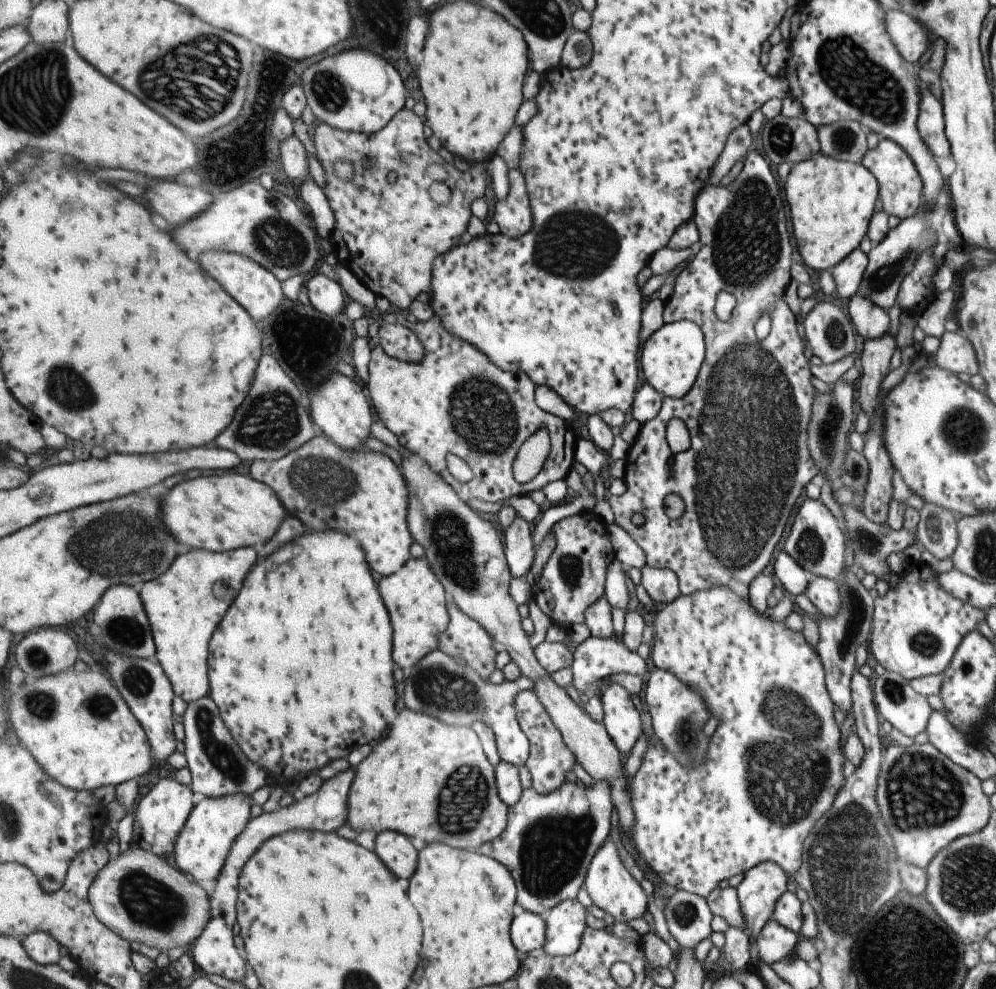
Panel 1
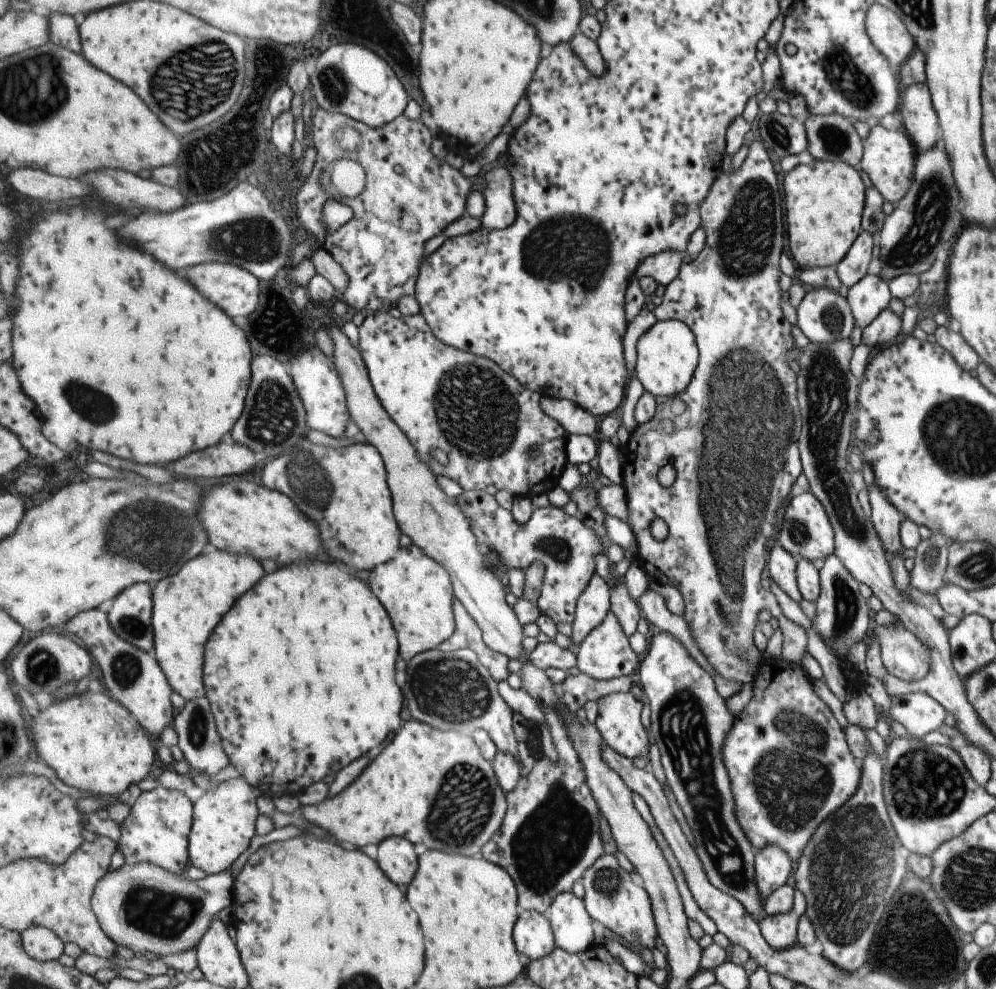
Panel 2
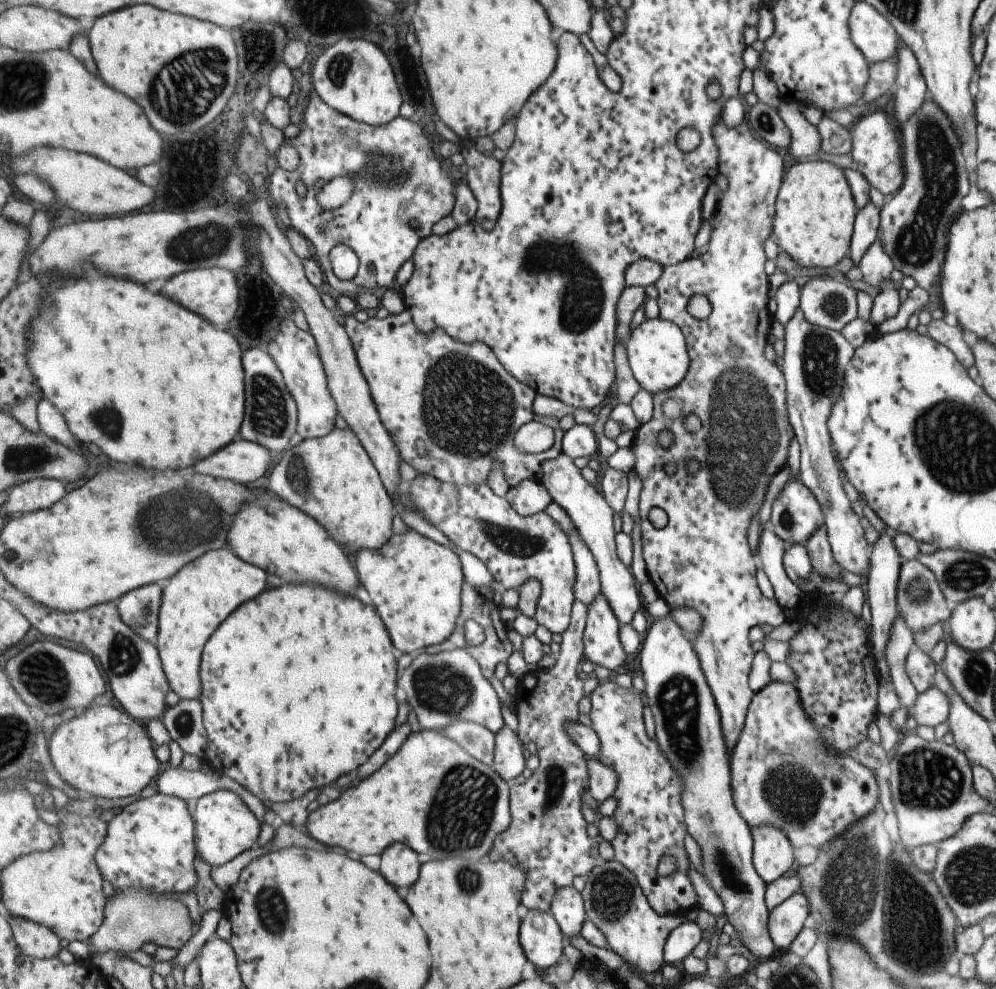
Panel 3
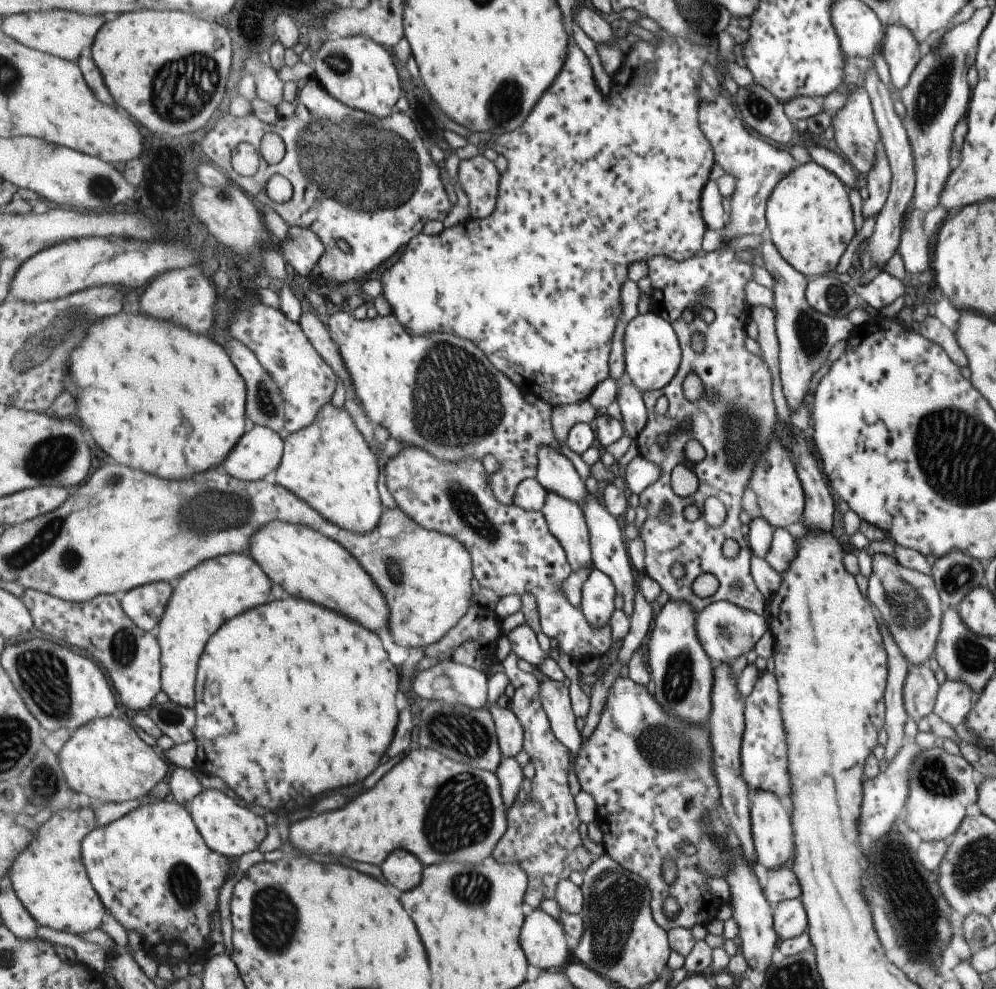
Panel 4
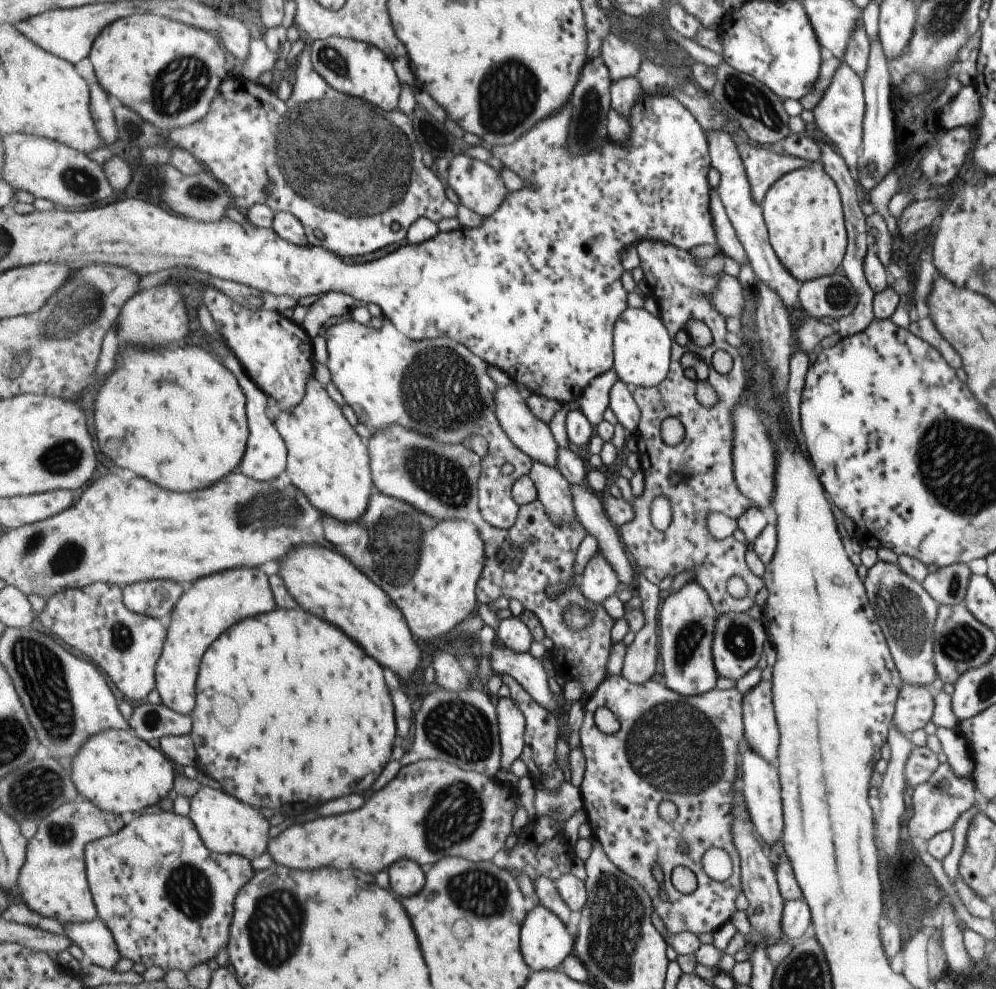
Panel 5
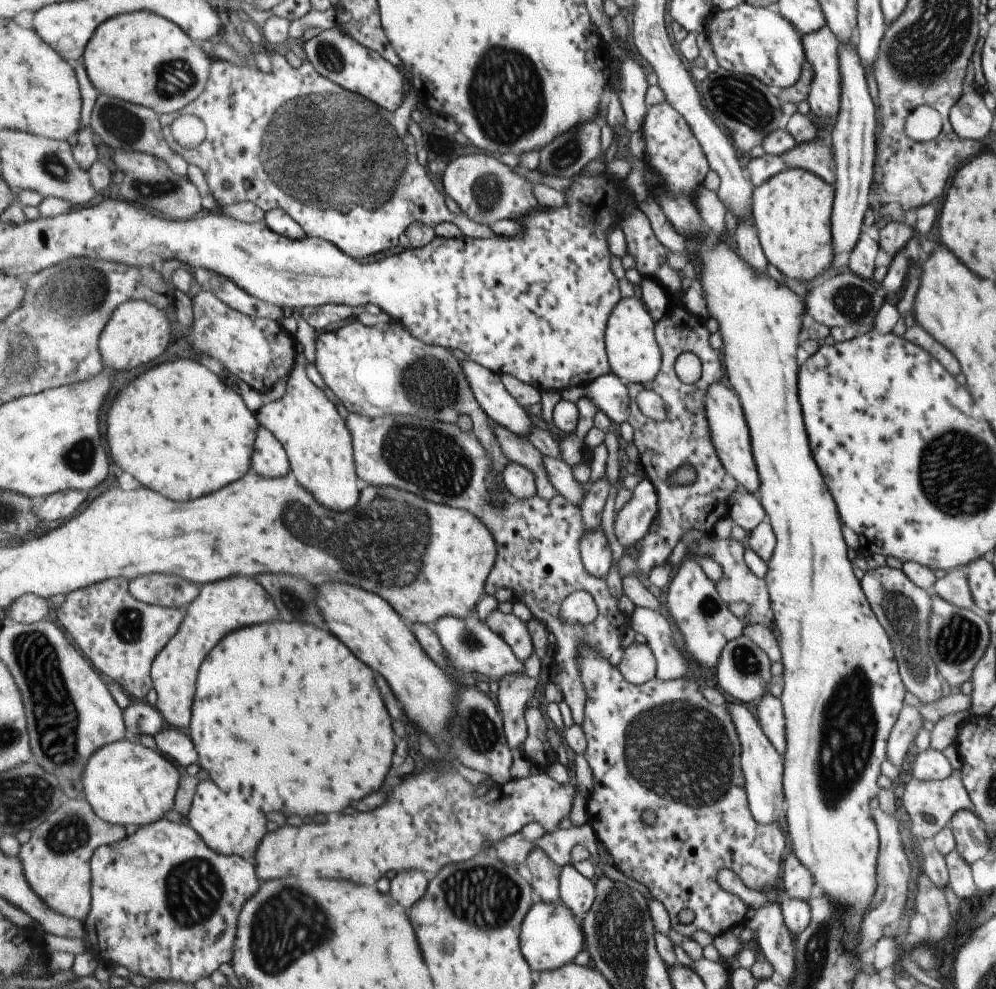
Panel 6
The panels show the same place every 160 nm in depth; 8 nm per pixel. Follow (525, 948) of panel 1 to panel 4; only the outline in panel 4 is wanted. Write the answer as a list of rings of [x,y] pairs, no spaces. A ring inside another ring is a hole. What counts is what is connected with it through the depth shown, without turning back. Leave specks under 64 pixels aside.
[[[535,909],[529,913],[520,941],[530,964],[541,971],[563,969],[574,955],[567,946],[565,932],[564,925],[547,912]]]

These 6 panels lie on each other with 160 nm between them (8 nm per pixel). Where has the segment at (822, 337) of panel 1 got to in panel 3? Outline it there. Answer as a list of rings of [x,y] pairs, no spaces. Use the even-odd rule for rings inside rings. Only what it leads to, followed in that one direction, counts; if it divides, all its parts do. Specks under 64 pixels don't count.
[[[828,276],[801,282],[798,307],[812,325],[839,331],[856,318],[856,290]]]

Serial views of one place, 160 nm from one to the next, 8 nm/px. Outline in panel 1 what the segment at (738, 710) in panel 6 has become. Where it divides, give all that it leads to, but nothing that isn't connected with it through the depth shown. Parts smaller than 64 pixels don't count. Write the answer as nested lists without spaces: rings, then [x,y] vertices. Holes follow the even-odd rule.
[[[765,861],[757,863],[755,867],[751,867],[743,876],[744,880],[740,884],[738,897],[741,903],[741,912],[744,918],[744,926],[747,934],[750,935],[747,945],[747,953],[749,954],[750,962],[756,963],[759,958],[756,939],[764,924],[772,918],[773,907],[777,899],[785,892],[785,871],[773,861]]]

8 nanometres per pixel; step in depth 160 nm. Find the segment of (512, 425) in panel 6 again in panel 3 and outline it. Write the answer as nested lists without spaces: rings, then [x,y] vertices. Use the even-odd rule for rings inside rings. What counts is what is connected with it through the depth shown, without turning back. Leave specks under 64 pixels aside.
[[[563,452],[557,458],[546,460],[542,467],[542,482],[551,493],[552,500],[559,503],[571,515],[580,535],[595,555],[602,580],[602,592],[621,624],[629,624],[635,612],[642,611],[646,604],[642,600],[639,584],[631,568],[625,566],[617,556],[617,546],[615,546],[617,532],[615,532],[615,518],[613,518],[615,511],[603,493],[599,494],[595,484],[585,480],[574,458]]]

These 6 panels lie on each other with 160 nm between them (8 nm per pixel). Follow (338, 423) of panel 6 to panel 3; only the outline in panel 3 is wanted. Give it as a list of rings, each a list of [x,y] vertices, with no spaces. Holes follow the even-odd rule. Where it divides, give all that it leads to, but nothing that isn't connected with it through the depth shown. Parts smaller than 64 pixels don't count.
[[[347,426],[324,437],[307,437],[277,457],[269,491],[324,525],[350,554],[359,549],[377,550],[393,536],[396,508],[392,496],[363,441]]]

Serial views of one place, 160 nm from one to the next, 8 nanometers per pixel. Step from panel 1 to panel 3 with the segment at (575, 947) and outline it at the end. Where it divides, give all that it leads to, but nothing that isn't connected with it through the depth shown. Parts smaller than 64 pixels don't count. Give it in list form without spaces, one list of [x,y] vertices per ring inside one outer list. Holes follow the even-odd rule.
[[[562,888],[552,900],[551,912],[560,924],[566,940],[570,940],[571,936],[582,936],[588,912],[584,896],[578,888]]]

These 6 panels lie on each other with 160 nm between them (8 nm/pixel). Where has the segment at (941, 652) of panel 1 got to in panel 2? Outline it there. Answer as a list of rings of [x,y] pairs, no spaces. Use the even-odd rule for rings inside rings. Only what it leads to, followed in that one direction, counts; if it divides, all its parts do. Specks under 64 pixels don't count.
[[[901,624],[875,628],[880,658],[894,680],[915,682],[928,671],[928,648]]]

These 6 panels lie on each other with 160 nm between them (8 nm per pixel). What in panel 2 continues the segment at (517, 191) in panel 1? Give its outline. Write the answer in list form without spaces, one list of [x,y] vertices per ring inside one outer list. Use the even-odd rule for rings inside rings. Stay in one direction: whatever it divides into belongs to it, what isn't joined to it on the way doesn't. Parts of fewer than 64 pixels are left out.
[[[495,165],[484,174],[484,178],[486,183],[482,193],[486,198],[486,211],[480,221],[490,229],[509,228],[517,216],[513,177],[507,166]]]

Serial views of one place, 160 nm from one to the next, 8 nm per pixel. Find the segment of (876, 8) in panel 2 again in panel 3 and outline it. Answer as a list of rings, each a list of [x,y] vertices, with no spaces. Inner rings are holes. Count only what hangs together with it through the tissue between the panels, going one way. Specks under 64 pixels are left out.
[[[863,1],[853,3],[847,19],[853,46],[868,64],[893,59],[899,38],[888,20]]]

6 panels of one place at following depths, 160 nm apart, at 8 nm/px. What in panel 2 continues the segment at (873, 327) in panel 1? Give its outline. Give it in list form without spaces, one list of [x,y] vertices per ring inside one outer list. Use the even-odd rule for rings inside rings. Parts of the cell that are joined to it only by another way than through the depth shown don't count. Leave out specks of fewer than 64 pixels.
[[[873,272],[865,273],[846,294],[855,326],[863,330],[882,308],[887,307],[890,297],[887,282]]]

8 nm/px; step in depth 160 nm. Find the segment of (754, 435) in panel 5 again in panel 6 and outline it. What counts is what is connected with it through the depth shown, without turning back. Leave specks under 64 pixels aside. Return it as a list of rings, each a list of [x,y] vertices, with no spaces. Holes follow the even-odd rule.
[[[715,381],[708,388],[704,403],[712,439],[722,463],[737,479],[739,486],[757,495],[759,480],[757,480],[757,472],[755,472],[751,454],[749,430],[747,430],[747,423],[741,410],[741,400],[739,400],[736,390],[733,387],[725,386],[723,382]]]

